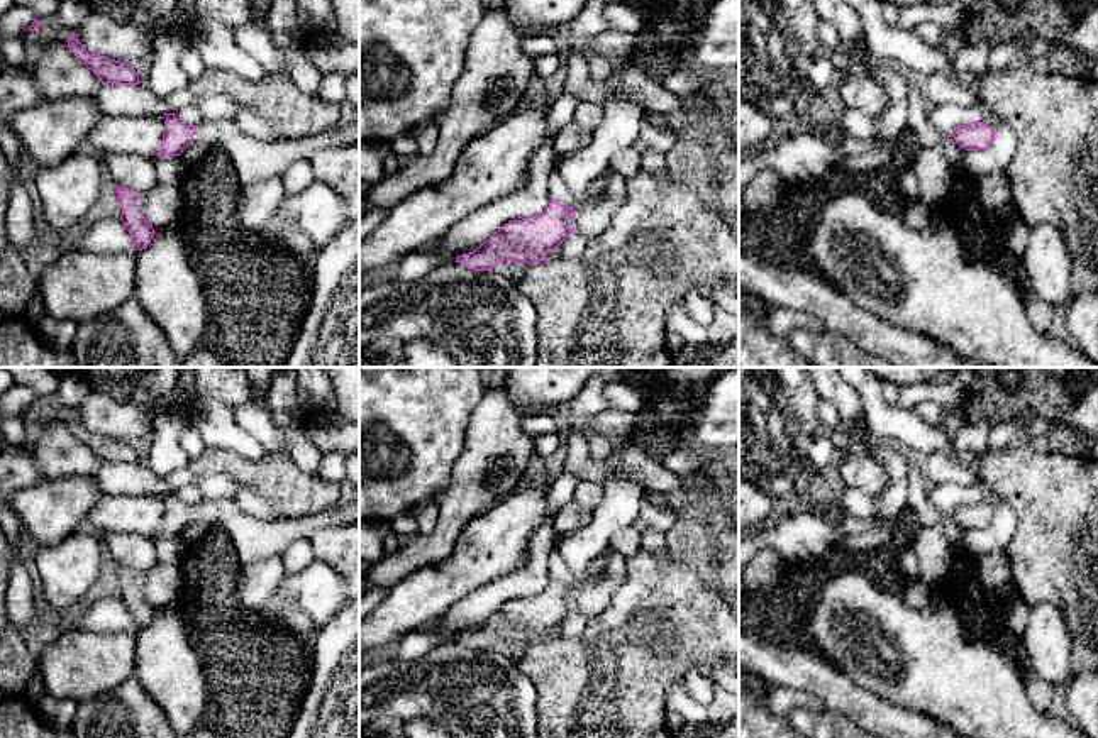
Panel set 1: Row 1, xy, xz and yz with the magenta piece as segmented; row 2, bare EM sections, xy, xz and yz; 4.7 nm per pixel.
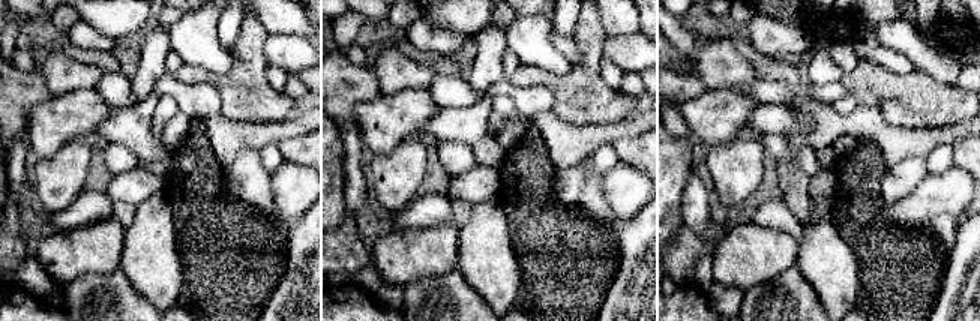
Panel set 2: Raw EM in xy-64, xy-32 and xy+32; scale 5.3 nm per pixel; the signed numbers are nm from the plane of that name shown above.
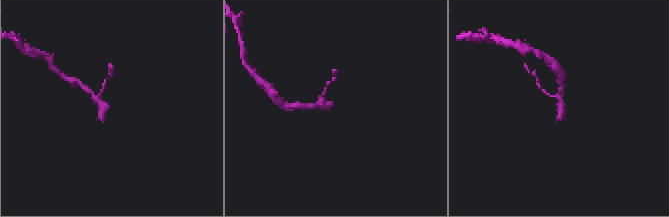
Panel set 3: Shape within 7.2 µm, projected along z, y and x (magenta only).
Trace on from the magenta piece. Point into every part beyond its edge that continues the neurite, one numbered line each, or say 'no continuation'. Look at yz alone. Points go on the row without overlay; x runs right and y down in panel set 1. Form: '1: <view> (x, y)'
no continuation

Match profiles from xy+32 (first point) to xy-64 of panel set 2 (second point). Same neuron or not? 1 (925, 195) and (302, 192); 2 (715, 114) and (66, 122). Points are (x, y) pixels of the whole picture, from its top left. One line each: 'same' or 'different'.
1: same
2: same

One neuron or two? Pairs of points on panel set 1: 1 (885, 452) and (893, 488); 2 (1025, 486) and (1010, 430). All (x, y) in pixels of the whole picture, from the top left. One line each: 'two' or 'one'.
1: one
2: two

